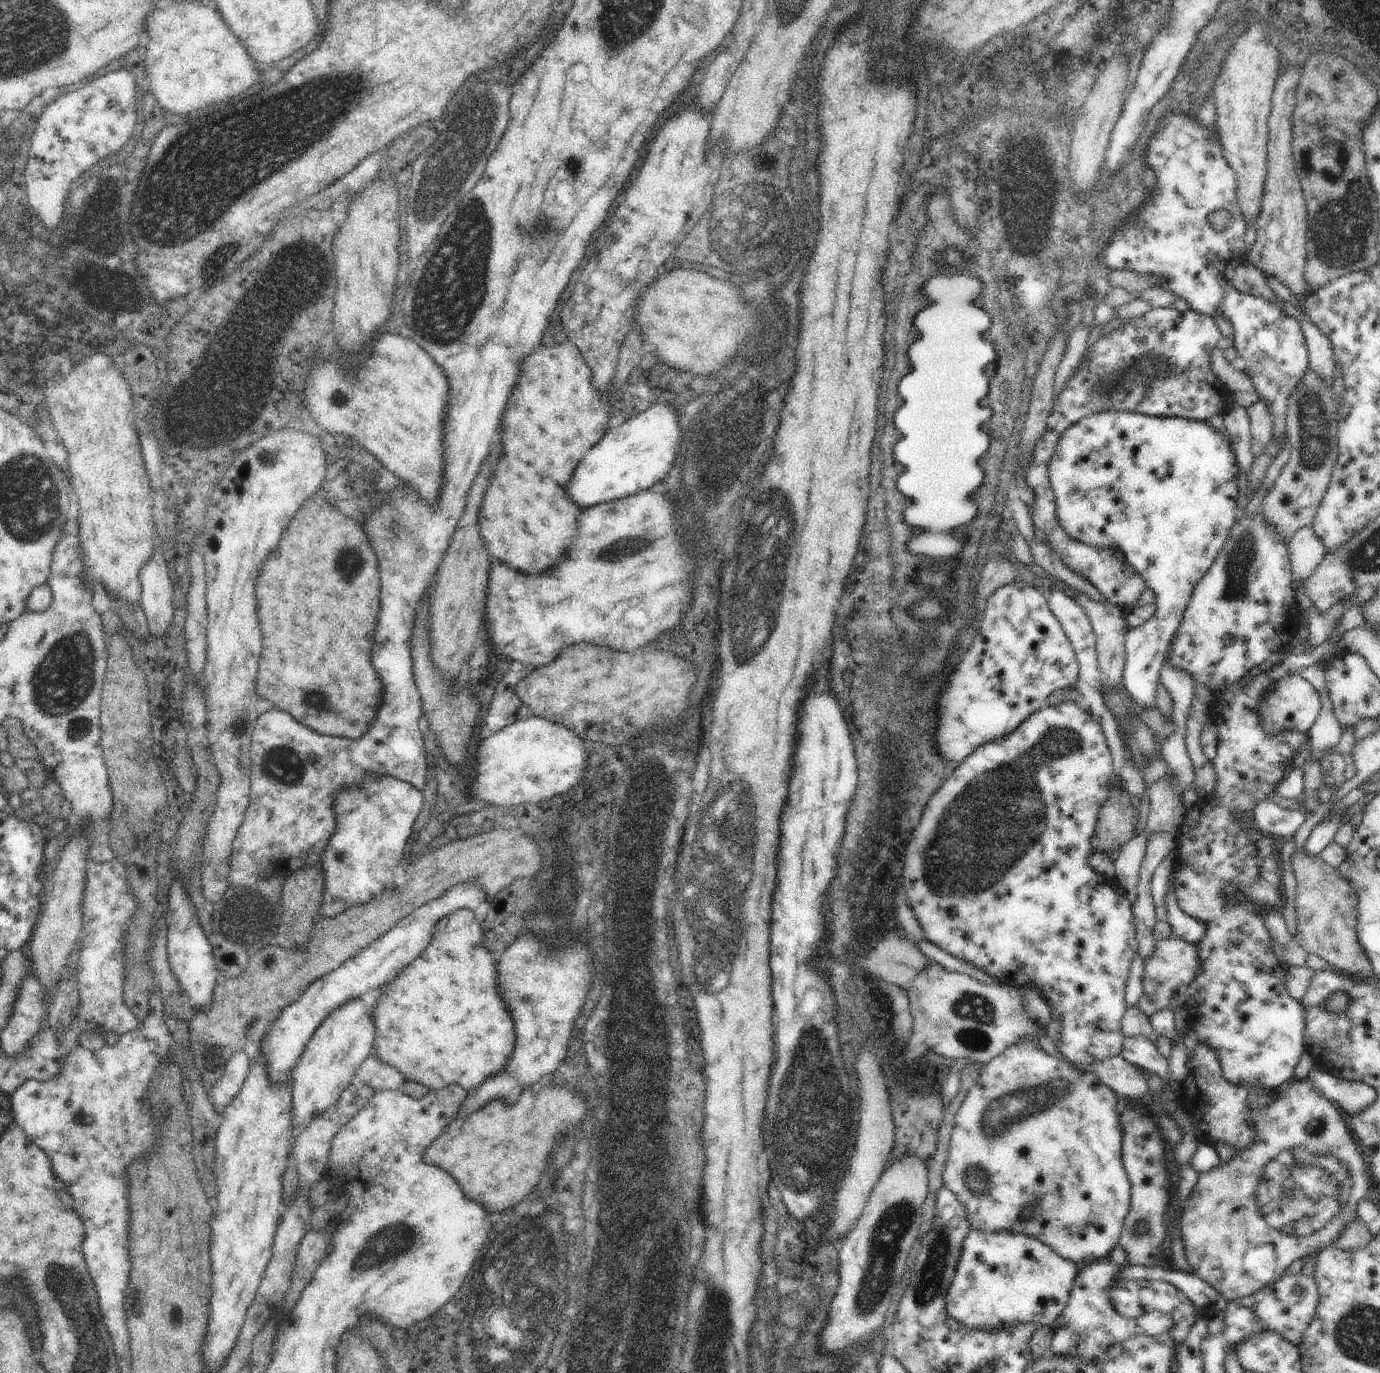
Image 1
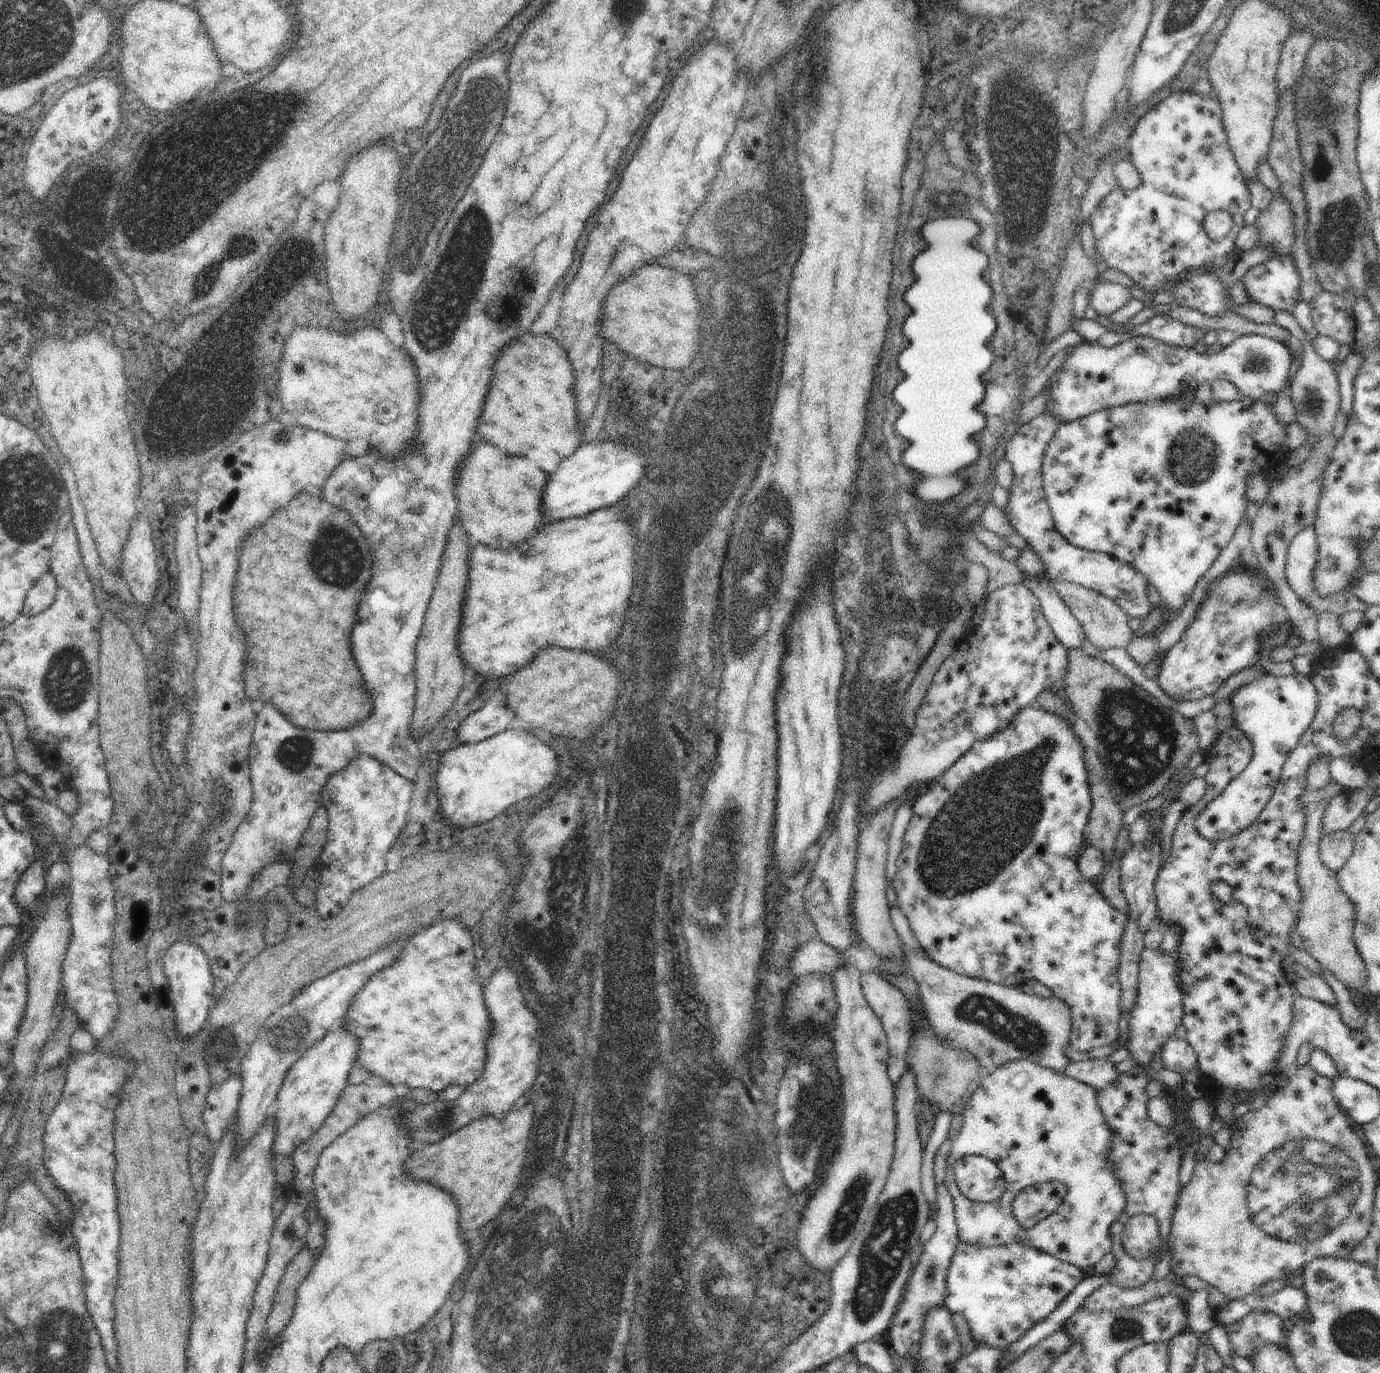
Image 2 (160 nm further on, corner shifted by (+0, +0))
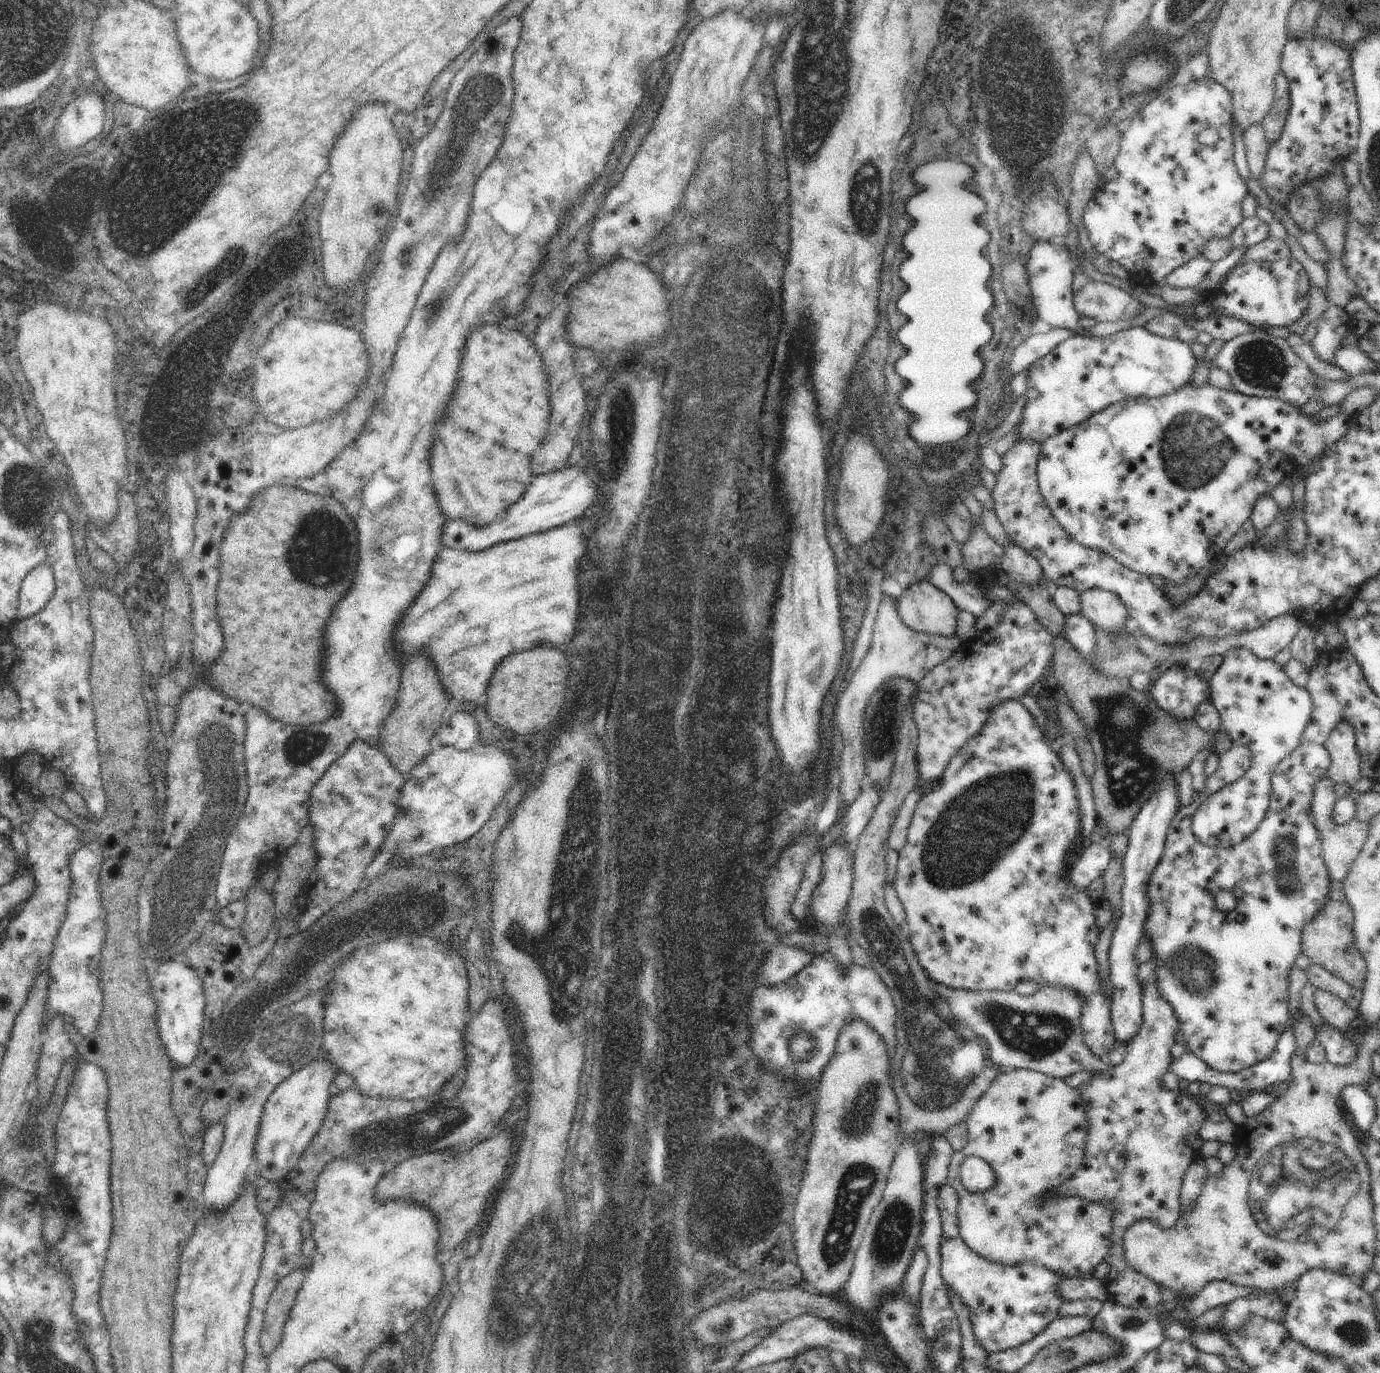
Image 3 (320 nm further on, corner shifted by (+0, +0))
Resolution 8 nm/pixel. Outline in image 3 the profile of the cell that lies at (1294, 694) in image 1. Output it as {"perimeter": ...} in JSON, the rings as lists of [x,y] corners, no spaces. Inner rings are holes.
{"perimeter":[[[1243,647],[1232,648],[1225,655],[1225,660],[1222,660],[1222,664],[1209,682],[1210,702],[1218,710],[1222,730],[1226,731],[1233,743],[1248,746],[1252,752],[1251,766],[1246,774],[1210,796],[1192,818],[1191,830],[1196,839],[1205,846],[1222,850],[1238,846],[1264,820],[1270,804],[1270,792],[1273,791],[1274,768],[1298,747],[1300,738],[1311,720],[1315,703],[1310,698],[1308,690],[1296,686],[1281,665],[1273,660],[1257,658],[1250,650]]]}

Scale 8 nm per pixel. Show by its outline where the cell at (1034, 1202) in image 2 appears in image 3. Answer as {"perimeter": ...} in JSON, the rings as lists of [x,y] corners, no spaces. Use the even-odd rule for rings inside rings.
{"perimeter":[[[1156,976],[1143,985],[1141,1002],[1142,1024],[1140,1024],[1138,1034],[1123,1047],[1125,1052],[1123,1062],[1106,1072],[1094,1074],[1090,1080],[1086,1080],[1082,1086],[1078,1087],[1084,1100],[1084,1108],[1086,1108],[1088,1124],[1086,1150],[1083,1152],[1081,1166],[1070,1180],[1058,1186],[1056,1196],[1058,1198],[1081,1197],[1090,1202],[1108,1204],[1108,1208],[1112,1210],[1112,1234],[1110,1236],[1112,1244],[1105,1259],[1111,1269],[1103,1280],[1107,1294],[1111,1301],[1126,1307],[1150,1308],[1163,1302],[1159,1295],[1160,1287],[1150,1281],[1148,1276],[1132,1270],[1126,1263],[1123,1256],[1122,1236],[1136,1220],[1150,1220],[1160,1229],[1170,1229],[1178,1222],[1181,1214],[1180,1194],[1184,1176],[1190,1164],[1202,1156],[1200,1152],[1192,1150],[1192,1146],[1187,1145],[1186,1136],[1199,1135],[1199,1131],[1206,1122],[1207,1114],[1196,1103],[1194,1096],[1180,1089],[1166,1090],[1162,1087],[1162,1078],[1169,1072],[1170,1062],[1173,1060],[1170,1048],[1175,1043],[1176,1034],[1180,1031],[1180,1022],[1176,1018],[1172,1004],[1160,996]],[[1114,1146],[1124,1146],[1124,1160],[1106,1160],[1108,1152]]]}

